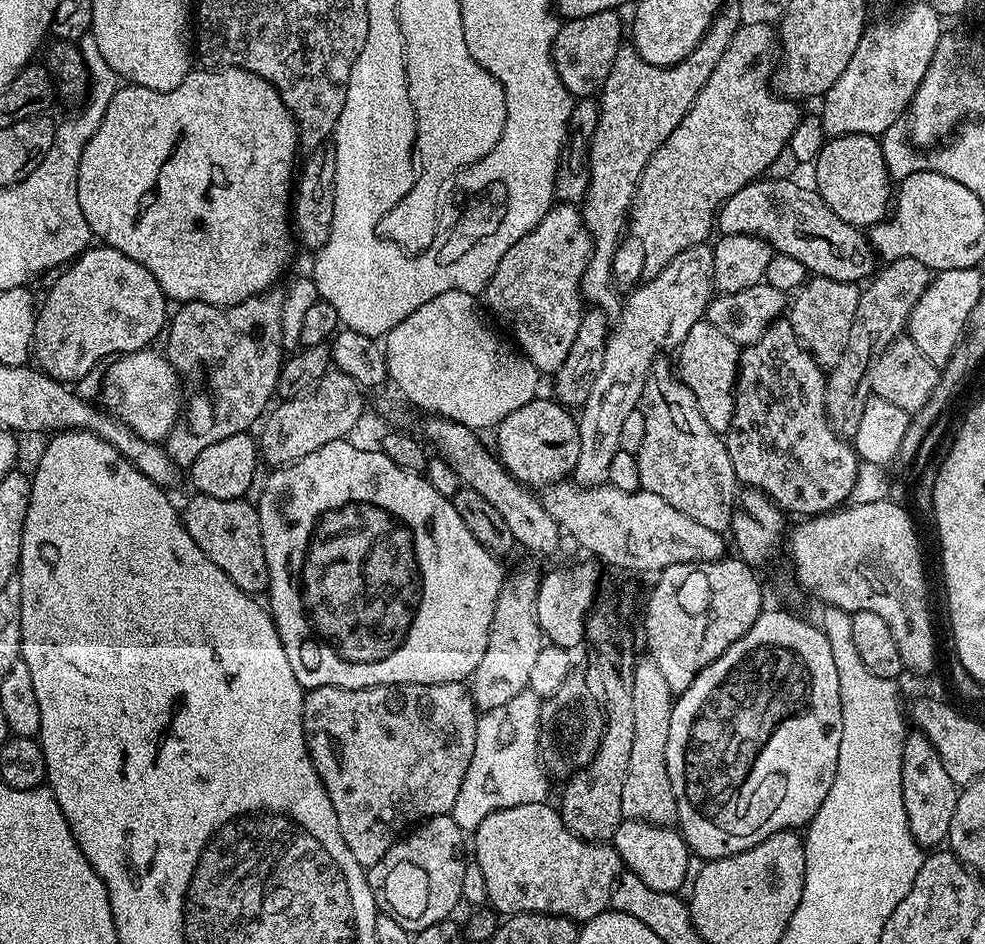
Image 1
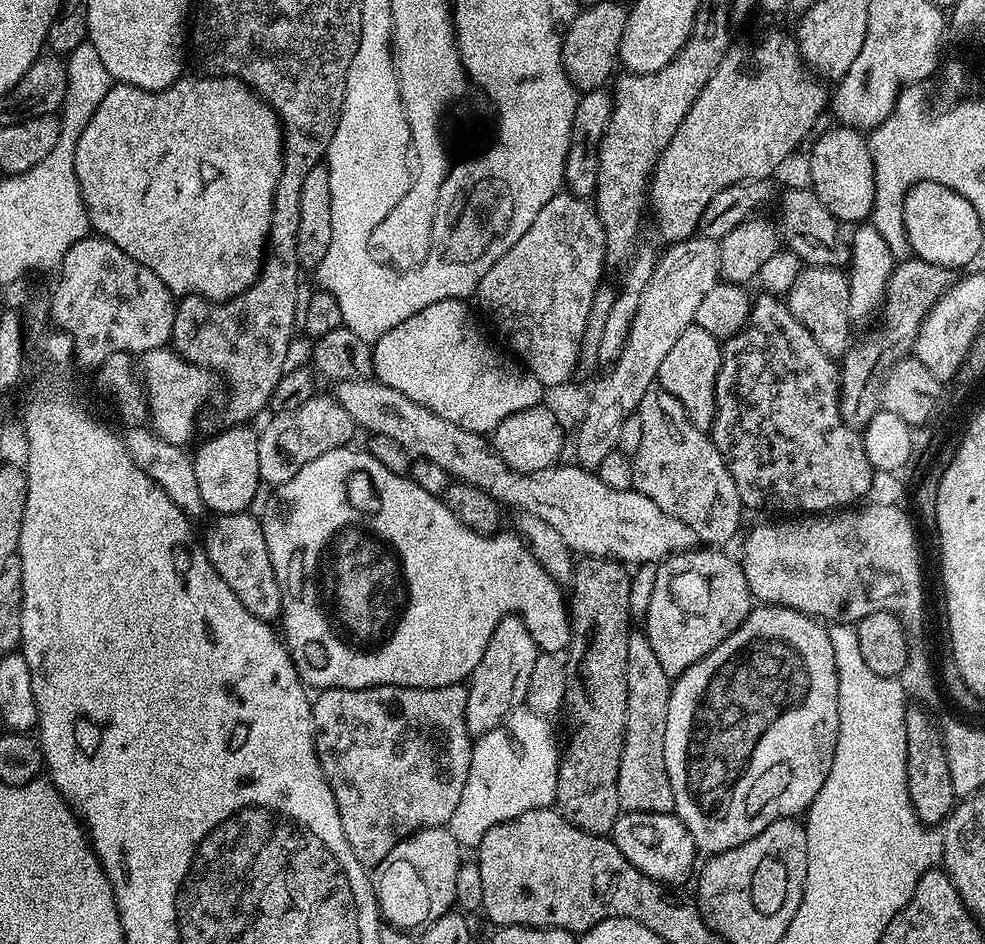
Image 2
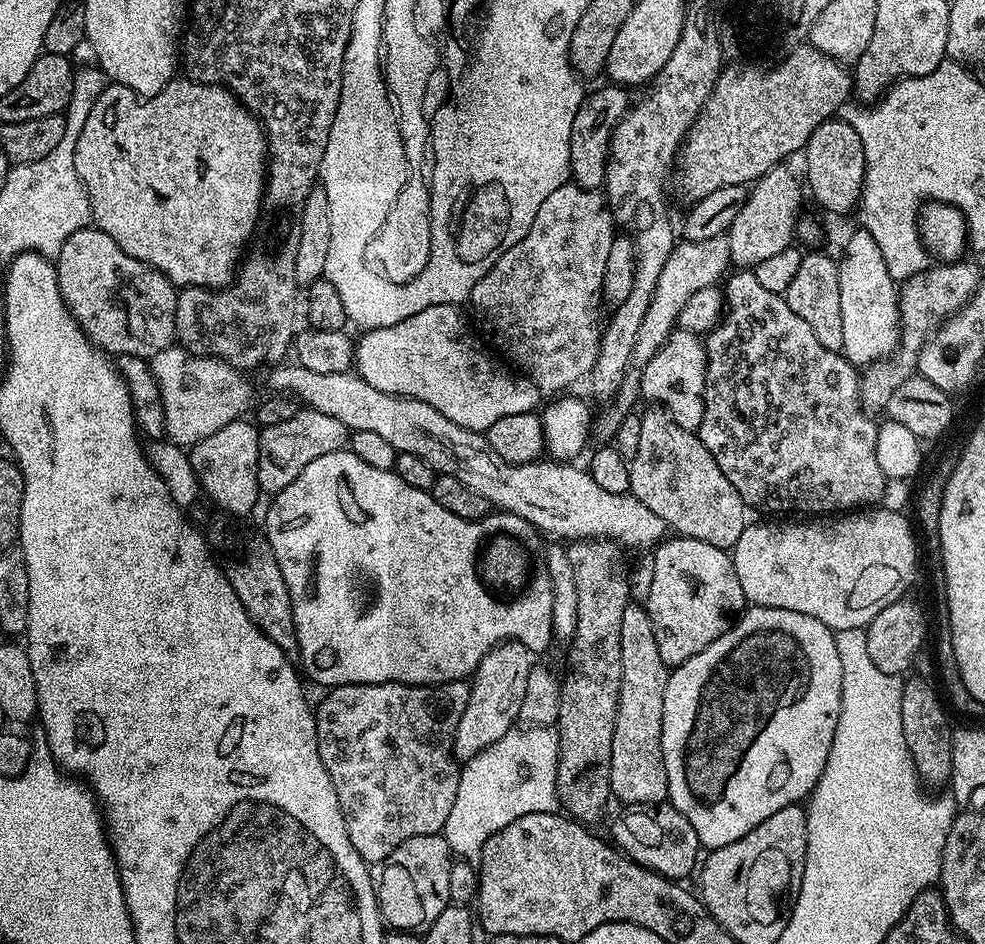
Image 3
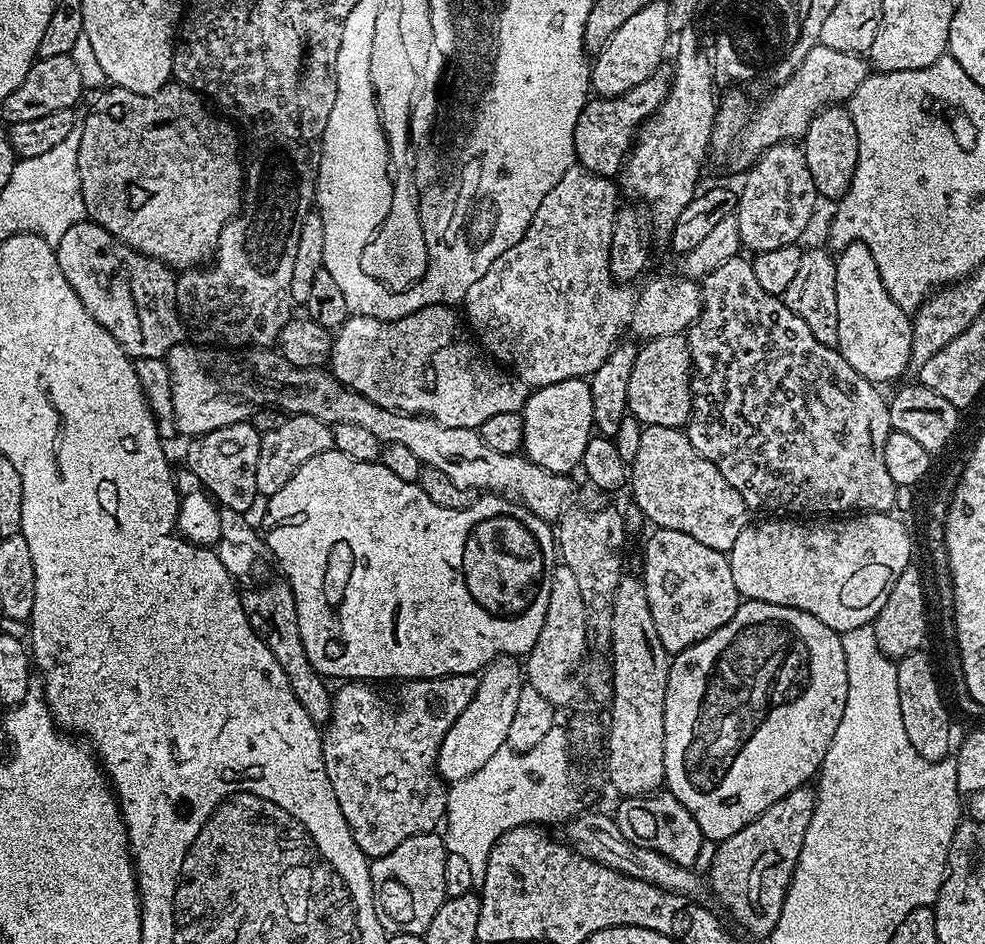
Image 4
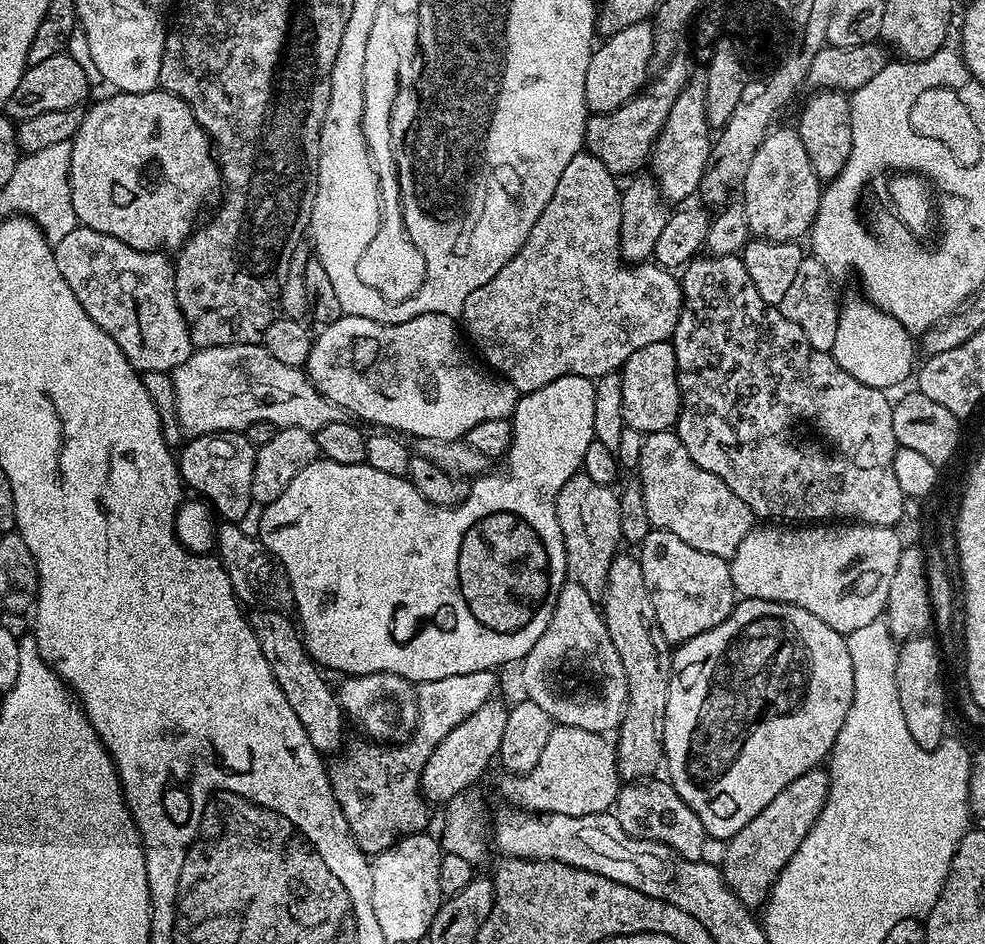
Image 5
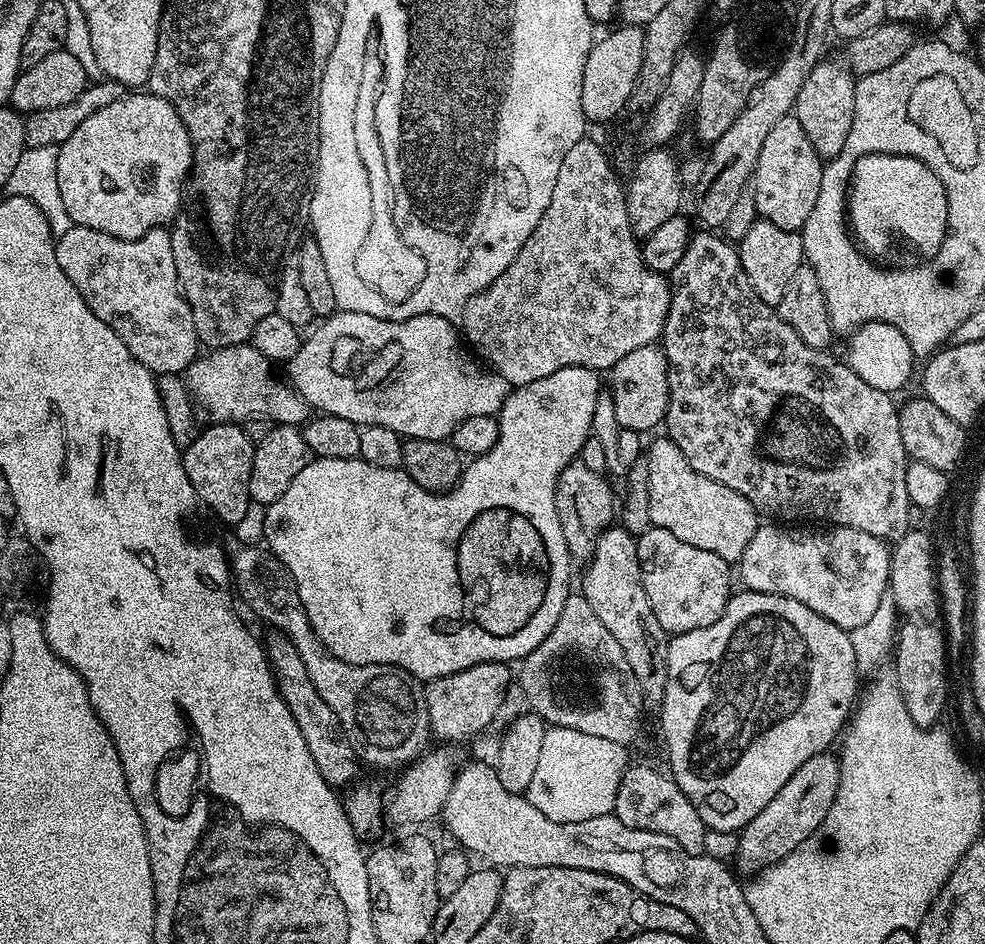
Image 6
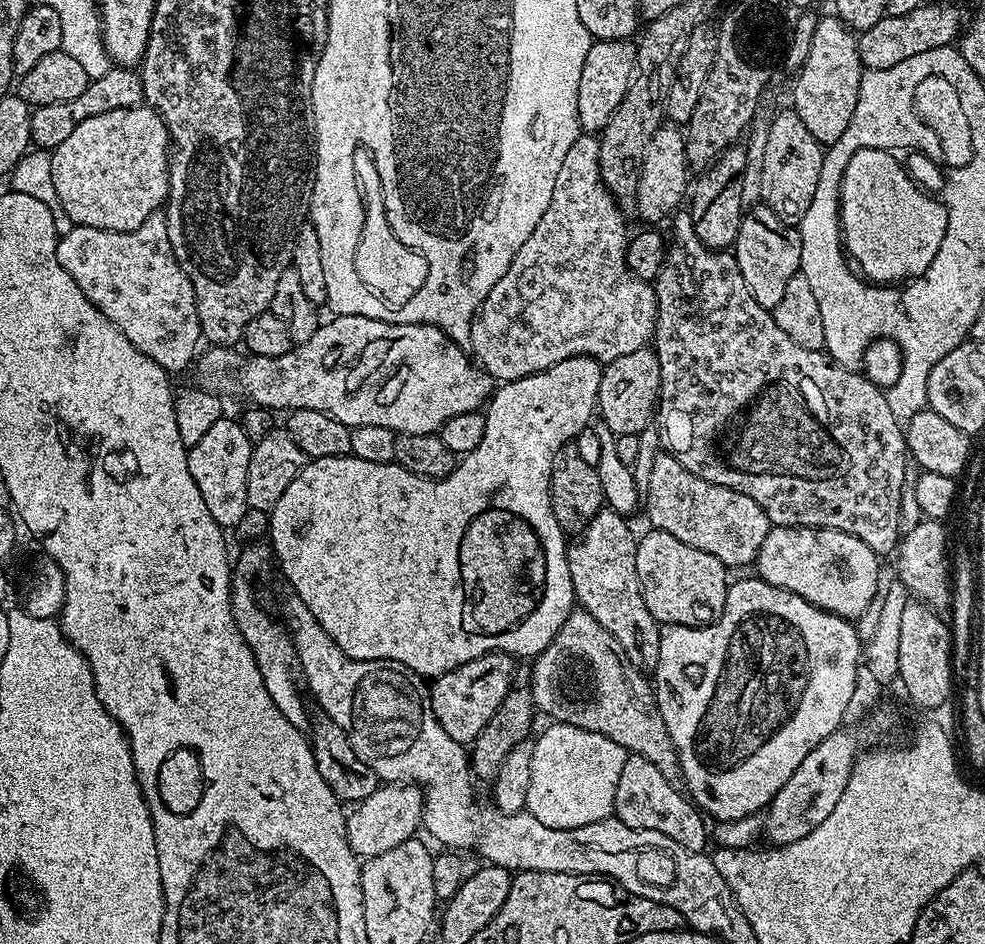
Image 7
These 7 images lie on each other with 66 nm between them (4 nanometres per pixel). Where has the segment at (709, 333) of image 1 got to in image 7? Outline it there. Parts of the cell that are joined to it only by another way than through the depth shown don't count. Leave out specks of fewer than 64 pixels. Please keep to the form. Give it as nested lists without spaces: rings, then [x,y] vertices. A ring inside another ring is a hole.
[[[651,347],[634,350],[634,354],[622,354],[622,358],[607,361],[602,368],[602,382],[598,386],[599,419],[610,426],[617,436],[639,436],[642,429],[653,423],[660,402],[660,367]]]

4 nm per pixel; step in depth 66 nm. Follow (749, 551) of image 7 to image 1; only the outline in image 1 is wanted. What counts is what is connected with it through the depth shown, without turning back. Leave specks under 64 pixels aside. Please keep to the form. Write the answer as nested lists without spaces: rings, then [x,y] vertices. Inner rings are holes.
[[[664,358],[657,359],[652,375],[646,378],[639,410],[645,419],[645,438],[636,452],[641,489],[658,494],[674,510],[694,518],[701,526],[727,533],[738,503],[738,481],[727,443],[721,433],[706,426],[694,394],[674,375]]]

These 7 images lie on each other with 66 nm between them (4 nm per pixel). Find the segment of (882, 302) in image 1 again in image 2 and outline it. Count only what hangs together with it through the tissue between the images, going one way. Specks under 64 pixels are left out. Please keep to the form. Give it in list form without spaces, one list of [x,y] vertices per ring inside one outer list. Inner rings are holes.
[[[904,258],[895,265],[885,286],[878,317],[885,328],[876,328],[865,340],[857,339],[842,358],[840,370],[840,413],[846,423],[863,426],[874,418],[882,404],[882,377],[889,367],[905,359],[915,349],[918,330],[930,314],[934,302],[954,282],[953,269],[917,258]]]

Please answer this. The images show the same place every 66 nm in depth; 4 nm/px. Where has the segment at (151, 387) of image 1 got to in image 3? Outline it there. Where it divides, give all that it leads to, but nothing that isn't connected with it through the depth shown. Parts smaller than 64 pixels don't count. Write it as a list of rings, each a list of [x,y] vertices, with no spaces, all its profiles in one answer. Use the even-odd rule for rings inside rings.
[[[173,346],[166,350],[158,350],[158,354],[150,357],[150,363],[161,394],[164,430],[167,439],[174,444],[191,446],[202,442],[202,438],[210,438],[214,430],[222,430],[222,426],[241,419],[247,413],[244,411],[248,407],[249,409],[253,407],[252,384],[244,377],[247,375],[216,356],[193,356],[184,348]]]

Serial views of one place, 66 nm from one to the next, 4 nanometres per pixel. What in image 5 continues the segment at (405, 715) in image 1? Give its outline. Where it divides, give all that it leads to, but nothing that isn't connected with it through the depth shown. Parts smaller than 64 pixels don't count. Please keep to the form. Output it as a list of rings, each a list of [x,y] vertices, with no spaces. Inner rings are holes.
[[[495,671],[454,674],[454,678],[438,678],[434,682],[415,685],[418,718],[416,729],[407,740],[395,746],[385,746],[360,738],[357,744],[349,743],[333,759],[337,759],[333,764],[331,761],[328,777],[332,793],[350,826],[354,842],[358,842],[369,857],[394,846],[402,837],[423,832],[429,827],[430,804],[420,791],[422,770],[430,754],[434,754],[434,746],[438,746],[438,742],[442,742],[458,722],[466,722],[478,706],[497,695],[496,676]]]

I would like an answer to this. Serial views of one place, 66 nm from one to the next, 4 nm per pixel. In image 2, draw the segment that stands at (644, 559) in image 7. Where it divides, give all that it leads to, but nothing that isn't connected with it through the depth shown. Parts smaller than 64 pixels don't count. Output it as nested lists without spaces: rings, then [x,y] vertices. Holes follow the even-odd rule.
[[[704,546],[699,550],[678,552],[667,557],[656,570],[656,577],[652,580],[652,593],[648,596],[646,635],[650,646],[654,646],[654,655],[662,670],[666,670],[670,678],[675,678],[690,670],[694,662],[706,658],[710,650],[714,650],[723,640],[730,638],[738,626],[742,626],[745,618],[752,613],[754,597],[747,584],[743,563],[736,556],[727,556],[724,550]]]

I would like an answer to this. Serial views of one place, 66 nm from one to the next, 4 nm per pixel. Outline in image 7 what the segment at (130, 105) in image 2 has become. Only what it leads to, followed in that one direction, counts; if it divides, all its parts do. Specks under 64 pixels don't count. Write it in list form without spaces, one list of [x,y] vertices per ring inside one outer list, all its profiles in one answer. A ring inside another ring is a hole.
[[[141,106],[106,110],[95,118],[86,118],[63,141],[62,146],[51,149],[54,190],[58,190],[58,202],[66,210],[73,225],[94,226],[98,230],[129,232],[138,230],[150,214],[165,207],[168,198],[168,161],[170,141],[164,119],[155,108]]]

